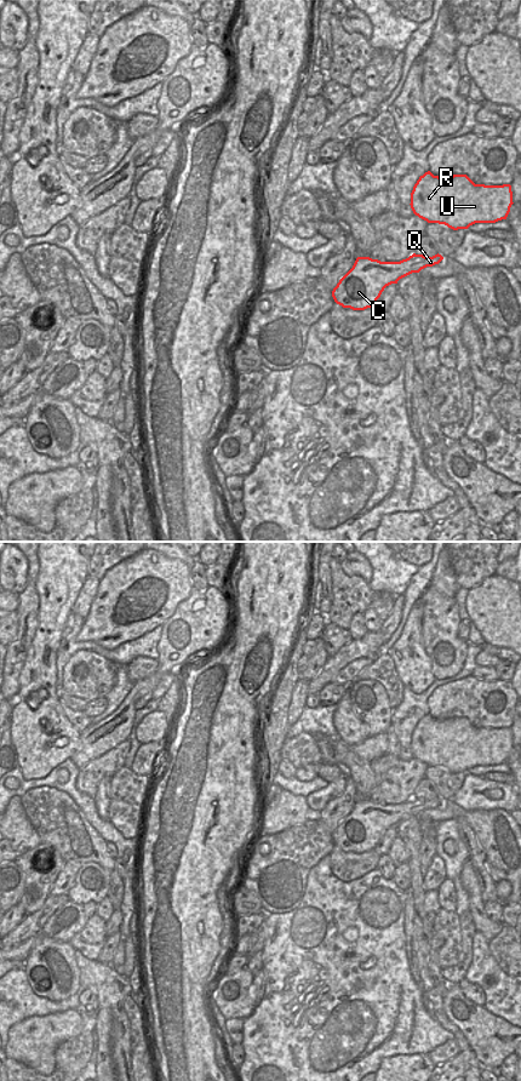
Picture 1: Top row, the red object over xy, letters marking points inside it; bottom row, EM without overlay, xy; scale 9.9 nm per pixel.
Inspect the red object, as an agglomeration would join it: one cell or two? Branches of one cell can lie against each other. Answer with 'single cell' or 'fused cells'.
single cell

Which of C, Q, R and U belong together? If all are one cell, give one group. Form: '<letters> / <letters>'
C Q R U

